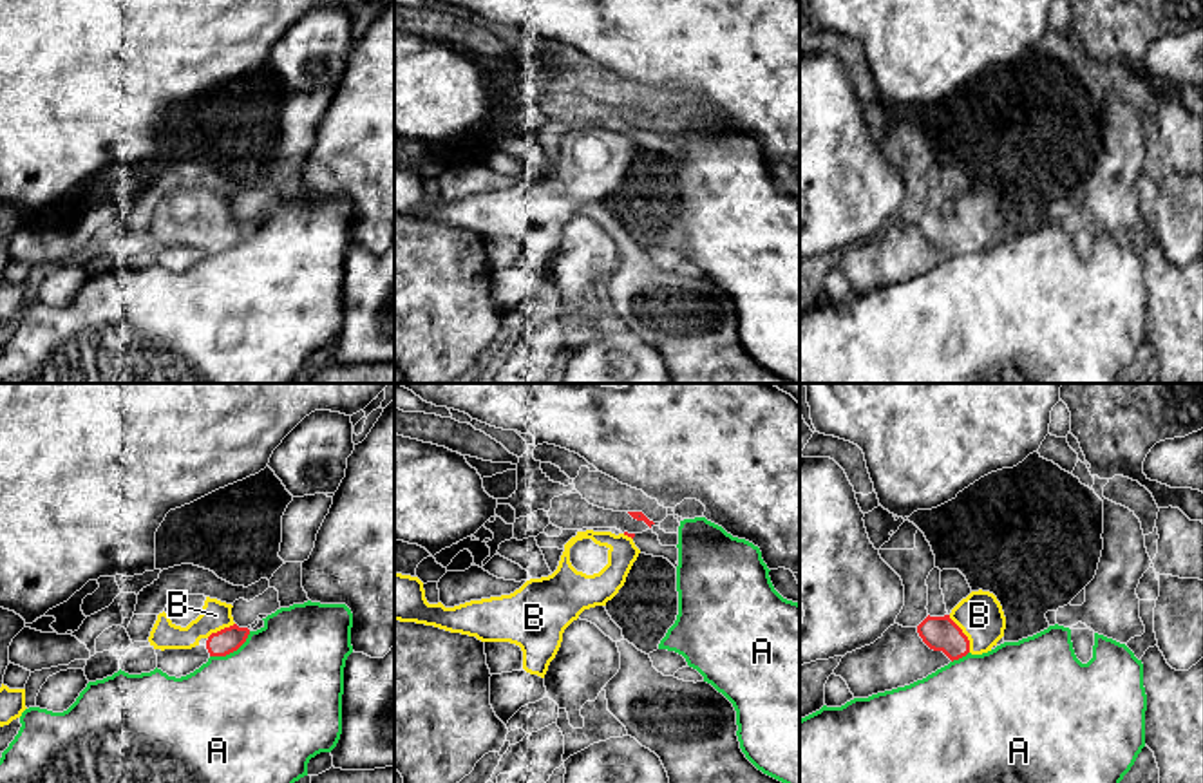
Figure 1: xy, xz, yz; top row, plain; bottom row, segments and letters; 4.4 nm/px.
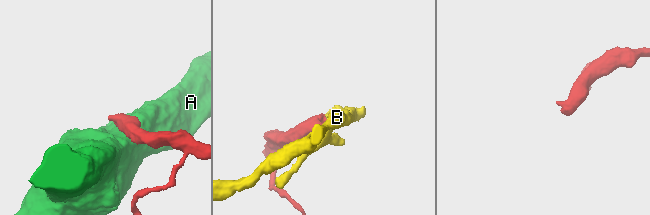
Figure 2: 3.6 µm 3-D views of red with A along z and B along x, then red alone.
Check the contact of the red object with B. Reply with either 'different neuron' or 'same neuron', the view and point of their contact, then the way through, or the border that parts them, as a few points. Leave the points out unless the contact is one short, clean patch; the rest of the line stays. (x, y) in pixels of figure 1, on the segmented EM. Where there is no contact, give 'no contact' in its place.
same neuron; contact yz (963, 633); way yz (941, 633), (963, 633), (979, 615)

